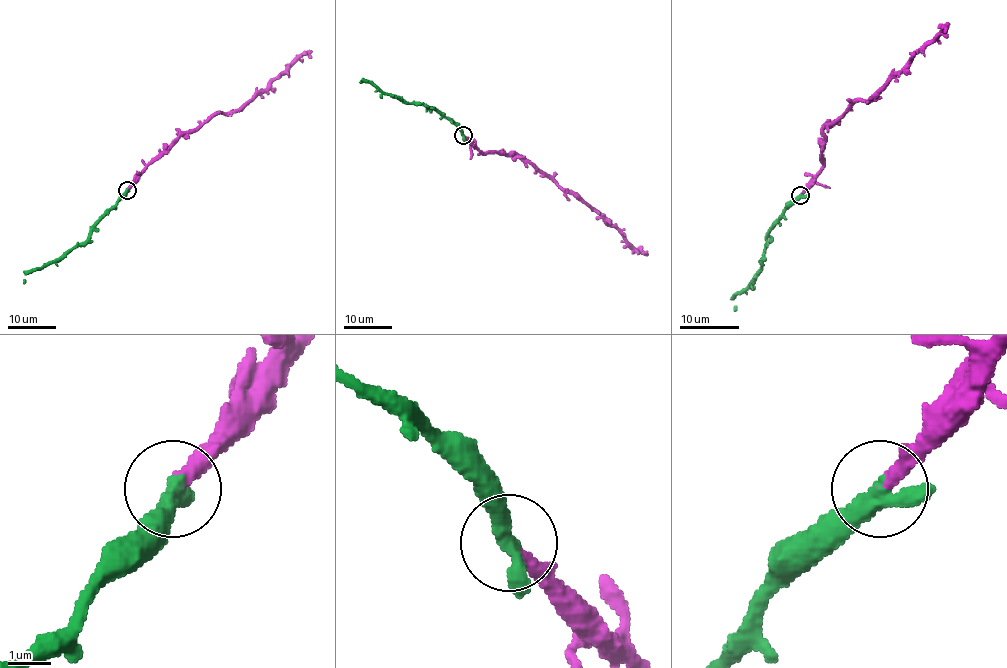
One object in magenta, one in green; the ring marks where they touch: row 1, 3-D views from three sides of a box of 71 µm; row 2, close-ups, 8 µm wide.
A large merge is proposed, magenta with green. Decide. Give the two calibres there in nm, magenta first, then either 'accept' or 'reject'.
calibres 320 and 380 nm; accept

